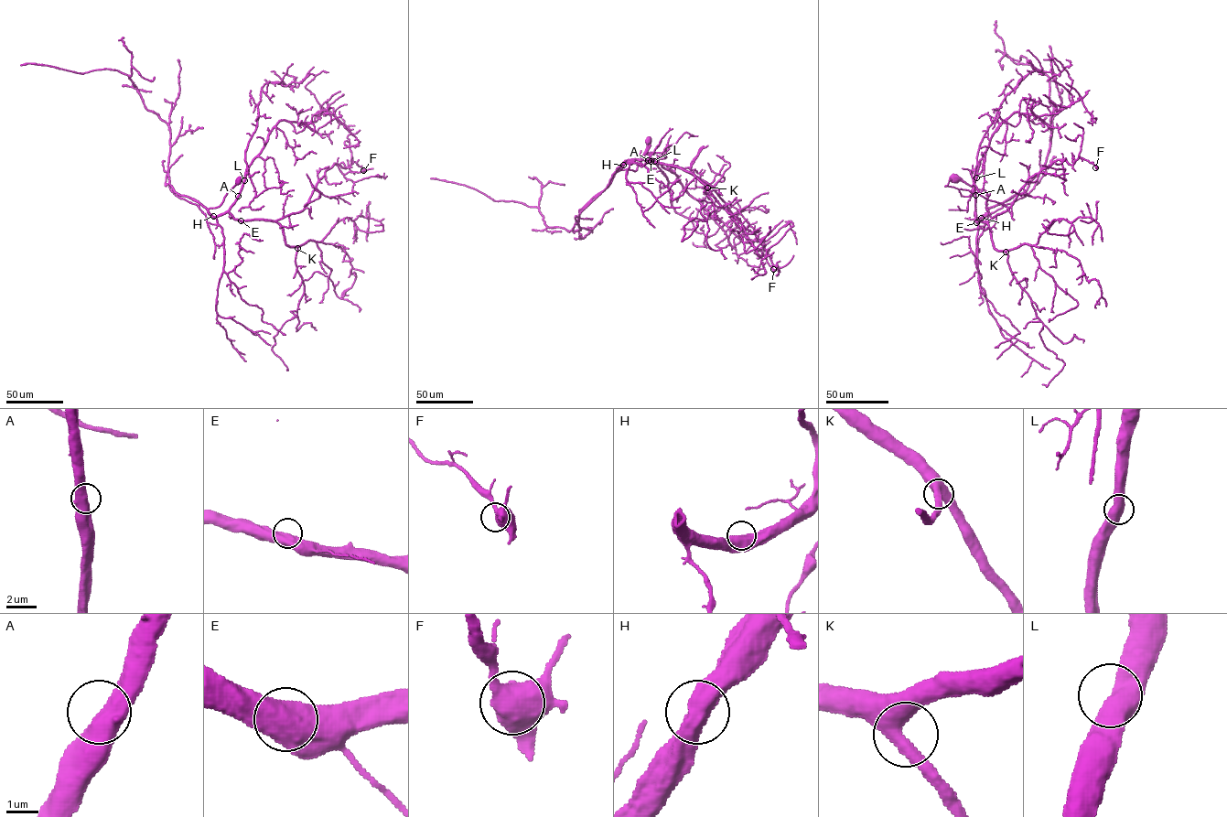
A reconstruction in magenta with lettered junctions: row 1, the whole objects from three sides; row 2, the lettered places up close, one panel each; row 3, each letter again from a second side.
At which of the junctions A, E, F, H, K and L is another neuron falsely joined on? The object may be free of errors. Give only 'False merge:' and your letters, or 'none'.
False merge: none

